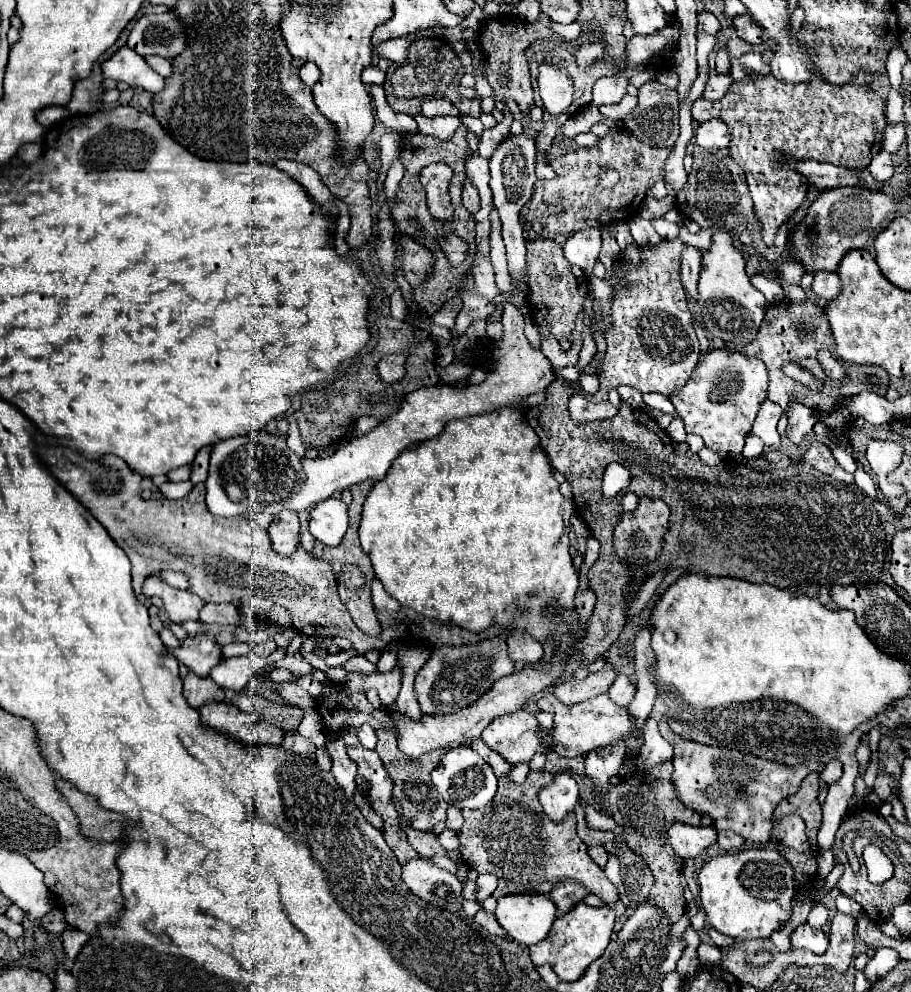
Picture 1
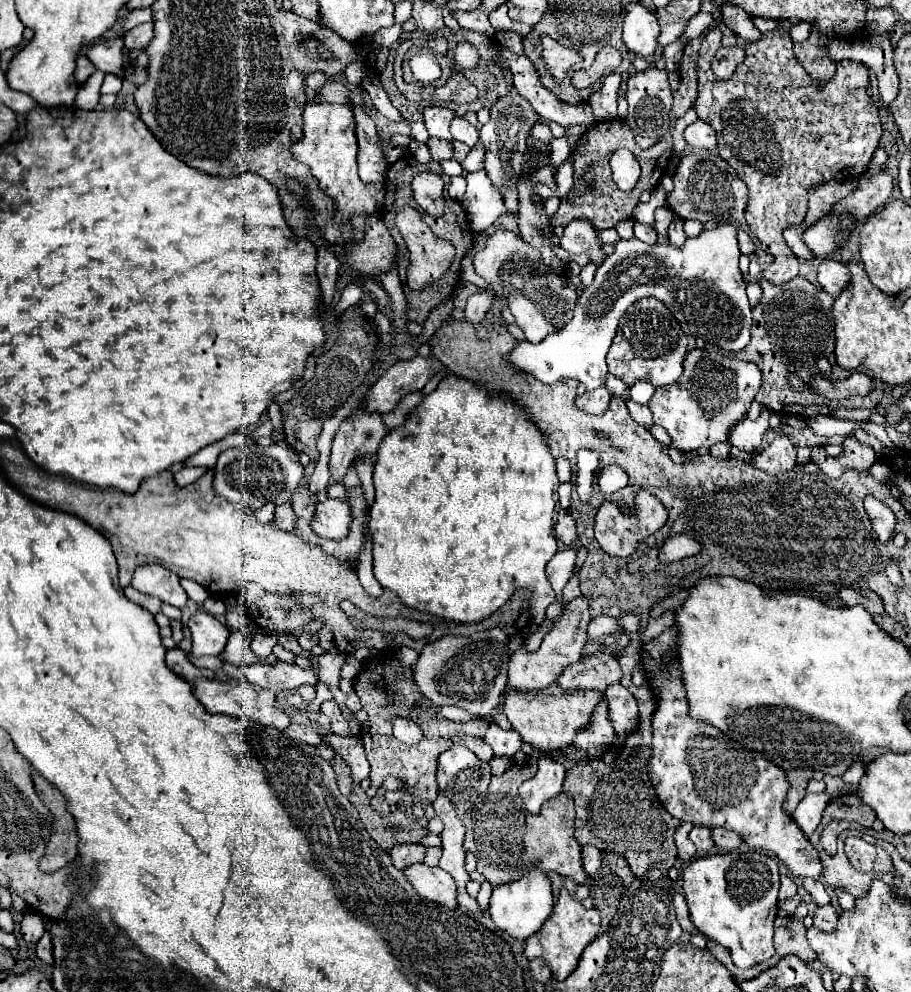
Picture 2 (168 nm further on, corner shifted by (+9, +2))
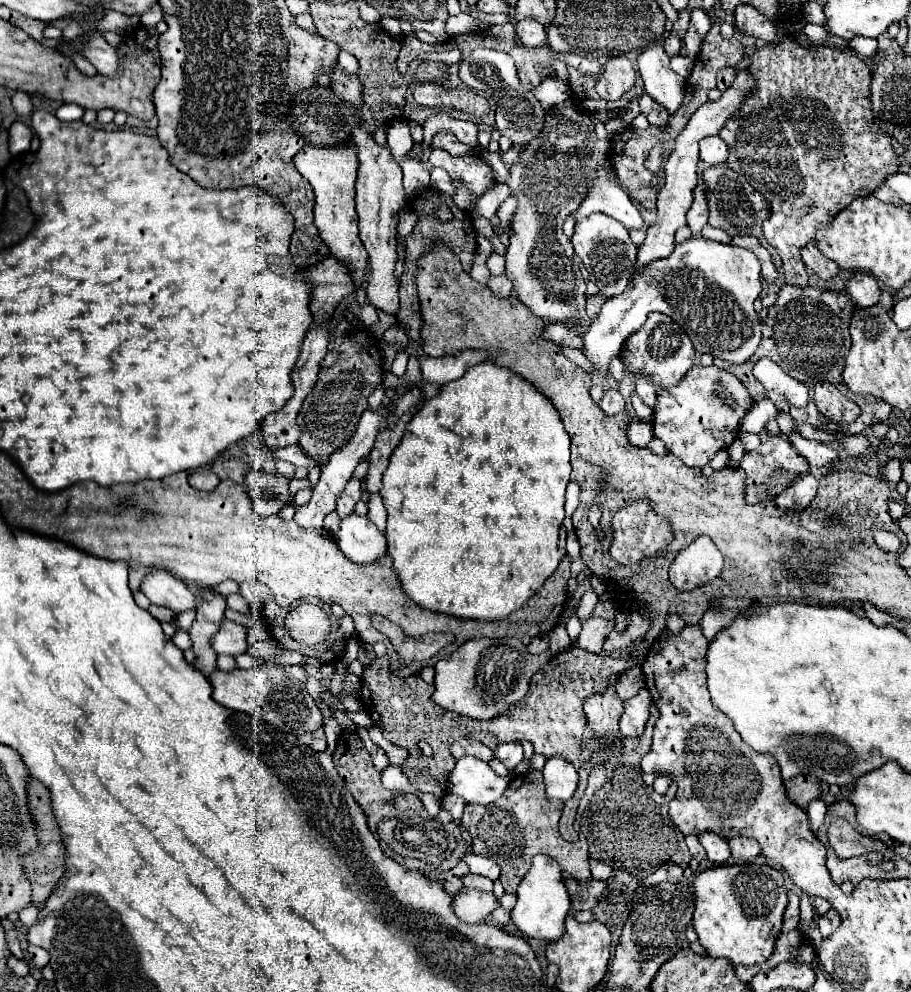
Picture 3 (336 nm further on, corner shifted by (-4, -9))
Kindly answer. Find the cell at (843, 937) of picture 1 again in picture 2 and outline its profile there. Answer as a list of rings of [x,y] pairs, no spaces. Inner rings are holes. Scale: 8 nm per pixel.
[[[824,905],[824,907],[818,907],[816,913],[814,913],[814,927],[822,929],[822,931],[832,931],[836,929],[836,921],[838,921],[838,913],[832,905]]]

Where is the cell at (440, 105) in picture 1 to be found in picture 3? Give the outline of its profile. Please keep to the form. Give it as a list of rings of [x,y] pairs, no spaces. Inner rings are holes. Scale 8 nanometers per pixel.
[[[437,132],[431,140],[431,148],[441,148],[441,150],[449,152],[451,156],[461,156],[461,154],[471,154],[473,152],[467,144],[459,142],[451,132]]]

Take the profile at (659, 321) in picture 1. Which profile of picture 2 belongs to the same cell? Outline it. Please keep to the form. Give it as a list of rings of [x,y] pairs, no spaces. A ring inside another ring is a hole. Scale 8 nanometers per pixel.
[[[644,297],[636,301],[632,307],[628,307],[624,317],[620,319],[606,363],[608,371],[618,379],[622,379],[628,387],[640,379],[650,381],[654,387],[664,387],[680,379],[686,351],[688,351],[688,337],[680,329],[676,317],[672,317],[670,309],[654,297]]]

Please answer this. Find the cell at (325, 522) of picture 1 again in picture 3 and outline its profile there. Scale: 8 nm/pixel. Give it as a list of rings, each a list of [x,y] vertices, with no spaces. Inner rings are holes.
[[[357,514],[341,520],[337,546],[355,564],[373,564],[387,554],[385,534],[367,516]]]

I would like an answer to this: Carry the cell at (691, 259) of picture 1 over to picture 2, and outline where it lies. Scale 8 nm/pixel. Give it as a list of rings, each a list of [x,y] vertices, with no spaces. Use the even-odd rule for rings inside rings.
[[[674,217],[672,225],[670,225],[670,229],[668,229],[668,239],[670,239],[670,243],[676,245],[676,247],[684,245],[684,241],[686,241],[686,233],[684,233],[684,229],[682,229],[682,223],[684,223],[684,221],[682,221],[680,217]]]

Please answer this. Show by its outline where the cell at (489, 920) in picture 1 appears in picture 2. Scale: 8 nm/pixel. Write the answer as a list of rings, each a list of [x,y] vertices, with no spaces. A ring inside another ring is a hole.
[[[458,889],[458,903],[460,903],[460,907],[464,909],[464,911],[472,911],[472,913],[476,913],[476,911],[480,911],[480,905],[476,903],[476,899],[472,899],[466,891],[462,891],[462,889]]]

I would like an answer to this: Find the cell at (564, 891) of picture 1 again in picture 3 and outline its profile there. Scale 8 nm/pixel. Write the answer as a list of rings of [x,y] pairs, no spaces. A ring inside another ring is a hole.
[[[569,878],[565,880],[567,884],[567,890],[569,890],[569,896],[571,896],[571,906],[575,910],[591,910],[601,892],[605,892],[607,888],[607,882],[601,882],[601,880],[575,880],[575,878]]]

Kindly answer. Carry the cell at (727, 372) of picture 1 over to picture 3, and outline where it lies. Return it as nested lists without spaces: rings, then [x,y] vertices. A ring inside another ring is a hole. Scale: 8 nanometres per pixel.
[[[693,366],[681,384],[663,388],[653,406],[653,434],[671,454],[691,468],[703,468],[717,450],[727,448],[739,434],[739,420],[751,410],[753,400],[743,382],[717,366]]]

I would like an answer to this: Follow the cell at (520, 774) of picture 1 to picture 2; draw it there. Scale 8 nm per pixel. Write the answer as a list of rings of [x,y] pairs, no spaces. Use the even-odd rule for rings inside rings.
[[[494,757],[494,759],[490,761],[492,775],[500,775],[500,773],[504,773],[510,765],[512,765],[512,759],[510,759],[510,757]]]

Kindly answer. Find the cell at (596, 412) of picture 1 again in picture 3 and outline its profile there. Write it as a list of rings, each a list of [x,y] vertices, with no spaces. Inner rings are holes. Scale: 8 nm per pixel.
[[[611,388],[611,390],[607,390],[607,392],[605,392],[605,396],[601,398],[599,408],[601,408],[605,414],[609,414],[609,416],[619,414],[619,412],[623,412],[623,410],[625,410],[625,398],[621,396],[621,392],[619,392],[619,390]]]

